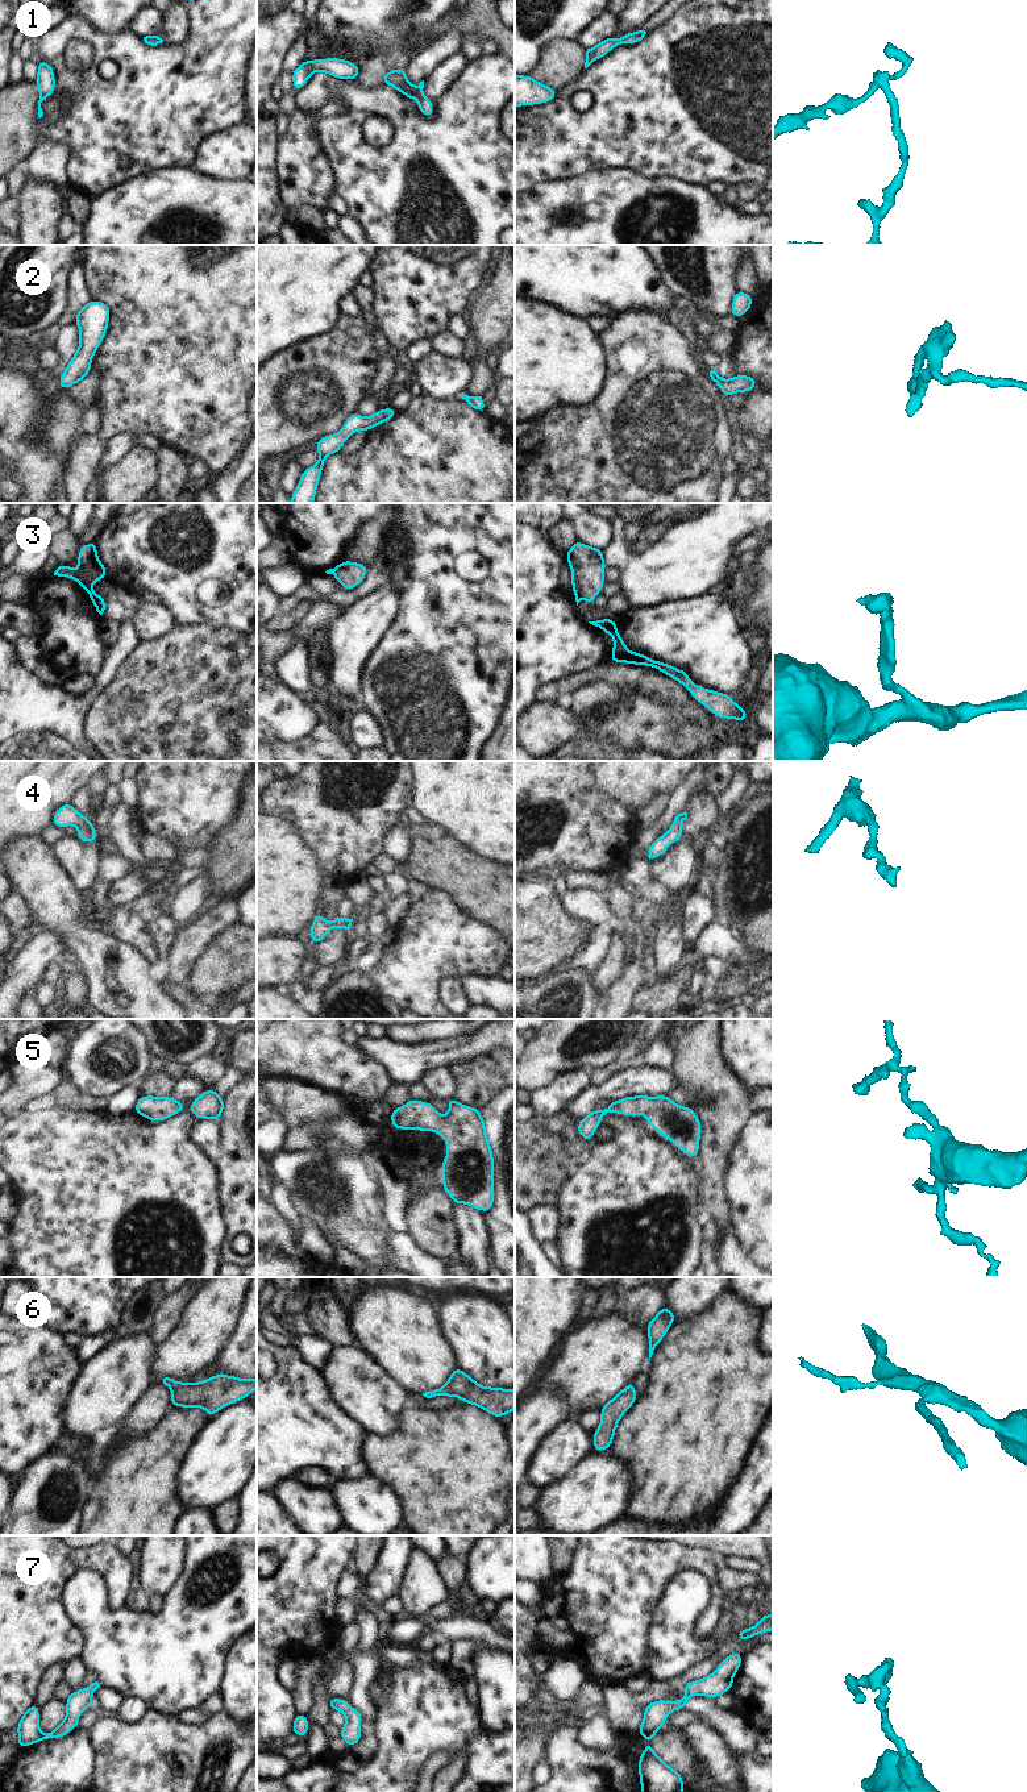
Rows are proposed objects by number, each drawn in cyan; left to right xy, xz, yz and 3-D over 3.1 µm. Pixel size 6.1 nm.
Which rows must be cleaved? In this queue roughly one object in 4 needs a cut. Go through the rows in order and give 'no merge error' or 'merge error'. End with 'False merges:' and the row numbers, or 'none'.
1: no merge error
2: no merge error
3: no merge error
4: no merge error
5: no merge error
6: no merge error
7: no merge error
False merges: none

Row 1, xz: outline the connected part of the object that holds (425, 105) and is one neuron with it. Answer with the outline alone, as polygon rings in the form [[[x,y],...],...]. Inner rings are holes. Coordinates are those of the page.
[[[392,68],[382,76],[382,84],[388,84],[402,92],[408,100],[417,99],[417,108],[423,116],[433,116],[433,101],[424,92],[424,80],[415,87],[408,79],[404,68]]]

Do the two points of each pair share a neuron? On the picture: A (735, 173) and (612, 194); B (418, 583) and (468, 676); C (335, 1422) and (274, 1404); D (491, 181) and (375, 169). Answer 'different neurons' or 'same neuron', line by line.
A: different neurons
B: same neuron
C: same neuron
D: same neuron

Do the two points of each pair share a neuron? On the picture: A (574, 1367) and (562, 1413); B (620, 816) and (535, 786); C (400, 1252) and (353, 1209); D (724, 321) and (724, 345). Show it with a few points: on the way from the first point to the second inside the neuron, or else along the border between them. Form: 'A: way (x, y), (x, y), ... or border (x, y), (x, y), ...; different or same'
A: border (549, 1383), (566, 1397), (570, 1417); different
B: way (599, 816), (578, 816), (561, 799), (556, 798); same
C: border (394, 1233), (389, 1240), (389, 1251), (383, 1255); different
D: border (723, 327), (734, 332); different

